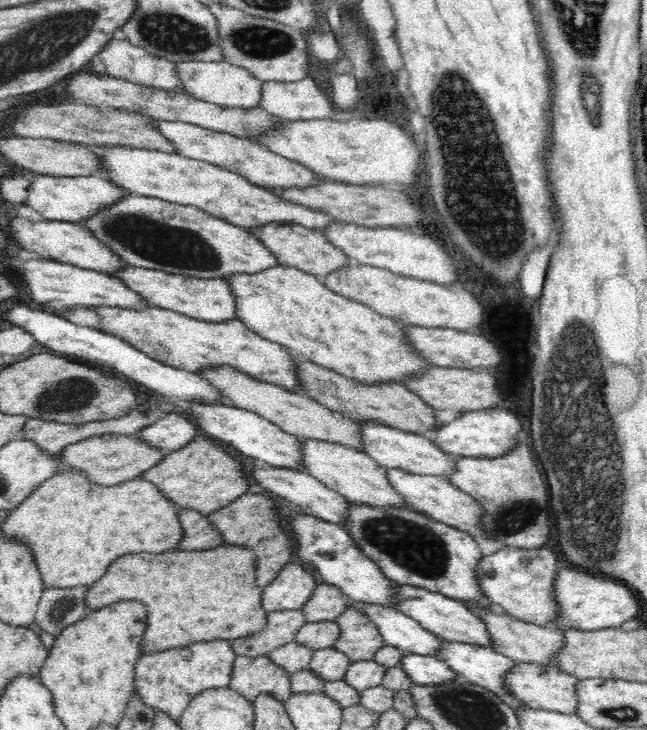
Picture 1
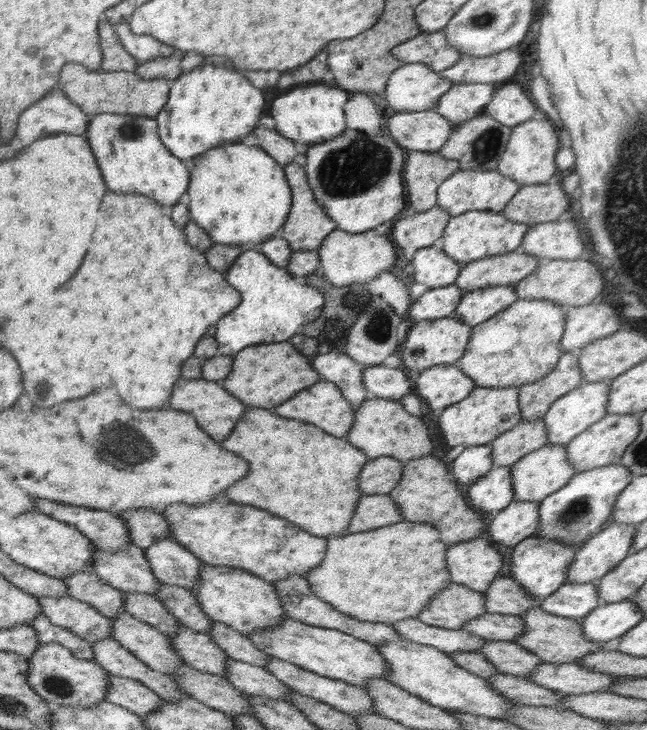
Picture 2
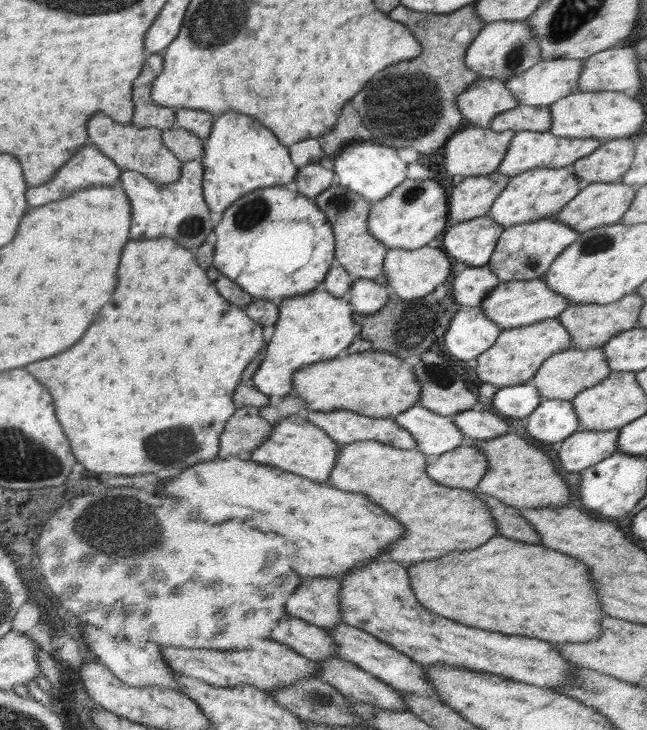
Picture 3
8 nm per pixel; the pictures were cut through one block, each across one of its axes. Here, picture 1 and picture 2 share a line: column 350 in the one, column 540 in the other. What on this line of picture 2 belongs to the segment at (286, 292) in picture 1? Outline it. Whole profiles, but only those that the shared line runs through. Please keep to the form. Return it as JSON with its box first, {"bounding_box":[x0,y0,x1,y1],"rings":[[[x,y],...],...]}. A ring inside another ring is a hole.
{"bounding_box":[454,299,568,388],"rings":[[[519,299],[499,314],[472,327],[466,350],[454,365],[477,386],[519,388],[536,382],[550,374],[559,362],[568,310],[564,304],[548,300]]]}

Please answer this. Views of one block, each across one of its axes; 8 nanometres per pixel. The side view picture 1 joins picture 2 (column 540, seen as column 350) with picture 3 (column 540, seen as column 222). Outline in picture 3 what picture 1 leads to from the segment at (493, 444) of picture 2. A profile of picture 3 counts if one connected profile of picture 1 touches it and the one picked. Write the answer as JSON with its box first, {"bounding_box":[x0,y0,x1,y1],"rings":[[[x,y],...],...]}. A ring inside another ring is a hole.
{"bounding_box":[530,347,612,400],"rings":[[[603,347],[591,348],[590,350],[578,350],[568,348],[547,358],[536,370],[536,375],[530,383],[539,390],[542,400],[556,398],[560,400],[572,400],[584,389],[596,386],[604,381],[612,371],[608,369],[608,360],[605,357]]]}

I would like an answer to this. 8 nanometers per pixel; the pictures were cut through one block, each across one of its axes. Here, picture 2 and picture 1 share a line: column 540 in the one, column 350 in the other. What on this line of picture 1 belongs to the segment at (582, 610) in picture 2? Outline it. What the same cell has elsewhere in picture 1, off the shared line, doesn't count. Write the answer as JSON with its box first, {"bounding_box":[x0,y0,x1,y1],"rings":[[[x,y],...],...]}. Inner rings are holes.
{"bounding_box":[347,600,442,656],"rings":[[[354,600],[347,608],[363,612],[377,626],[386,645],[408,653],[437,656],[442,640],[396,608]]]}

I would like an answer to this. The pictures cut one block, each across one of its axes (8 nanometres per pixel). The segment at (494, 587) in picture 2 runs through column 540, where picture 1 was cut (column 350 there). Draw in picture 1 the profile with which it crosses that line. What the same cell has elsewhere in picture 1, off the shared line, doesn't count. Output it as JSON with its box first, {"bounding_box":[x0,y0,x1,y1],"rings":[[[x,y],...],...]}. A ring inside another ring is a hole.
{"bounding_box":[301,583,353,622],"rings":[[[323,583],[312,591],[308,602],[302,606],[301,611],[306,622],[334,621],[347,606],[353,603],[353,598],[344,594],[340,588]]]}

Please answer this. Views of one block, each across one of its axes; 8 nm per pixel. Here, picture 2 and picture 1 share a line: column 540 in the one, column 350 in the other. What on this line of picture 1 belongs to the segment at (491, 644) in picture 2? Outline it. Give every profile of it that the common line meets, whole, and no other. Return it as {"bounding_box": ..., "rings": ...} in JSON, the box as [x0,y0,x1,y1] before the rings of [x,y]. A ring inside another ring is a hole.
{"bounding_box":[308,646,351,681],"rings":[[[333,646],[314,651],[308,670],[326,681],[340,680],[350,666],[351,658]]]}

